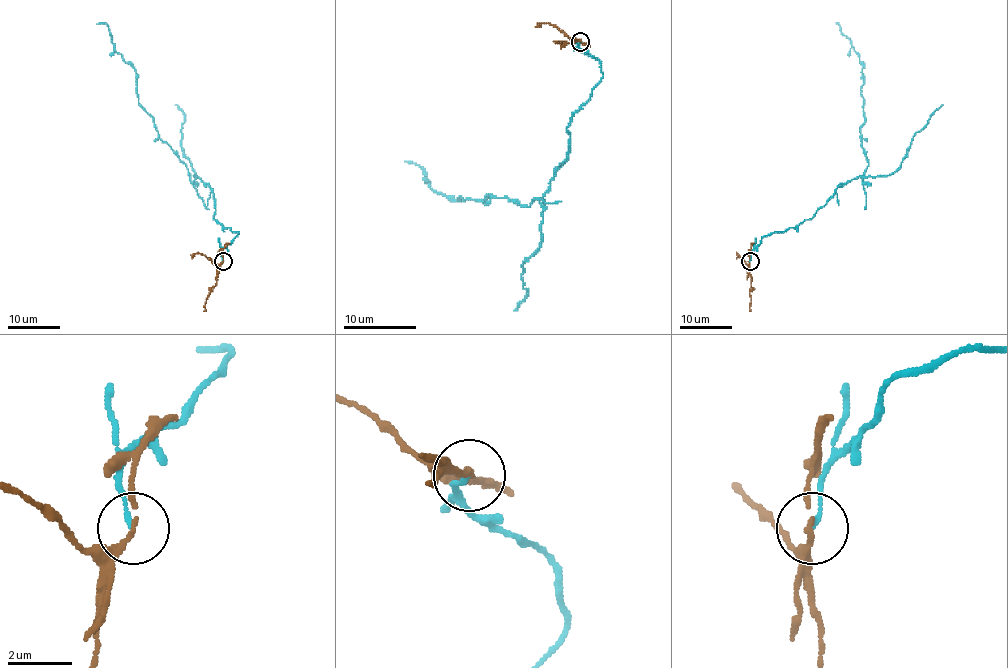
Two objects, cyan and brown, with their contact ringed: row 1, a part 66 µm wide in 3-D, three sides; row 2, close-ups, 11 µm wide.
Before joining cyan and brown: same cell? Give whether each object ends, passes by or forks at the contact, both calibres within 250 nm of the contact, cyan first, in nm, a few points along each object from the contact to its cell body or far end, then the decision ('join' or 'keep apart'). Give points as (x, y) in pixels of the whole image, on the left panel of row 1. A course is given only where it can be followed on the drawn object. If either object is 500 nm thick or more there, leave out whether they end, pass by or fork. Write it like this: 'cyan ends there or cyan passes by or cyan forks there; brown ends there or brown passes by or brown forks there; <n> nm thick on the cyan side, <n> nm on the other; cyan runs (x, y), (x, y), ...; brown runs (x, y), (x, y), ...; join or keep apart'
cyan ends there; brown passes by; 120 nm thick on the cyan side, 140 nm on the other; cyan runs (223, 261), (239, 232), (213, 217), (207, 185), (159, 137), (136, 71), (96, 23); brown runs (223, 261), (218, 269), (216, 285), (203, 311); keep apart

